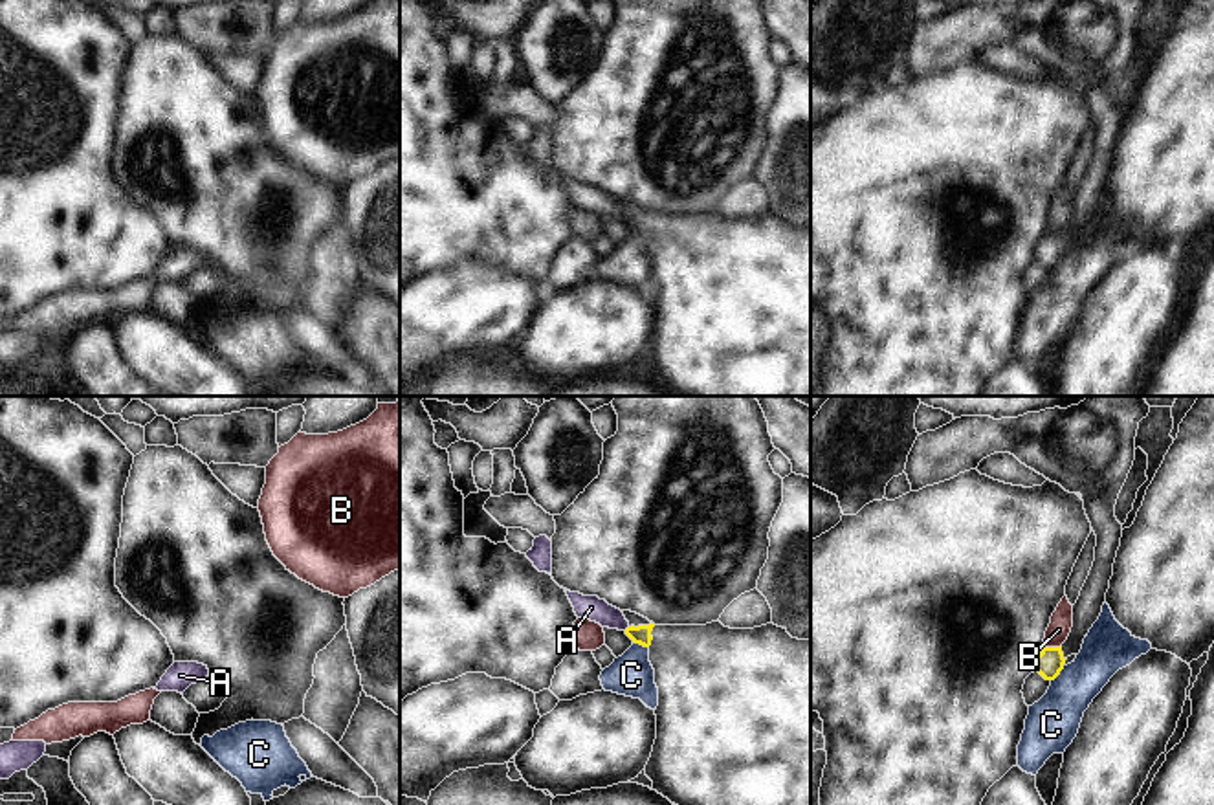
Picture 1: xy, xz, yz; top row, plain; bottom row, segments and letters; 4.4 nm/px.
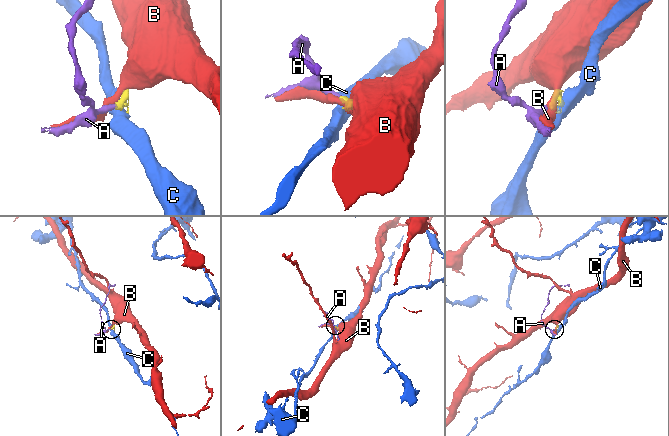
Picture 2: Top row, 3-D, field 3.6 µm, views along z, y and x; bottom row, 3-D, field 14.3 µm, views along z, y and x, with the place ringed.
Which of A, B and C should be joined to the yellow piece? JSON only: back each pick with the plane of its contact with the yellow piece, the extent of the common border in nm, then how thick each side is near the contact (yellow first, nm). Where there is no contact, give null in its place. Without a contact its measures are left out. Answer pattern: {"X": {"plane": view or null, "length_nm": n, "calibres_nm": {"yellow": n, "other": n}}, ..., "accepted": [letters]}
{"A": {"plane": null}, "accepted": ["A"]}

